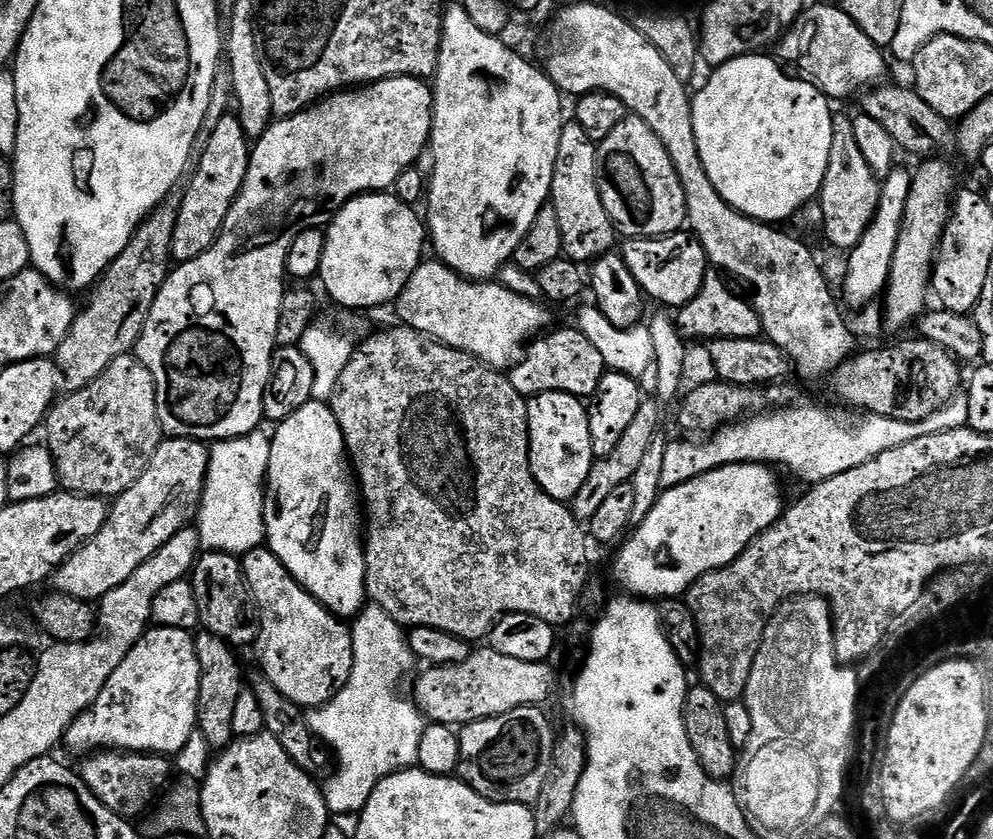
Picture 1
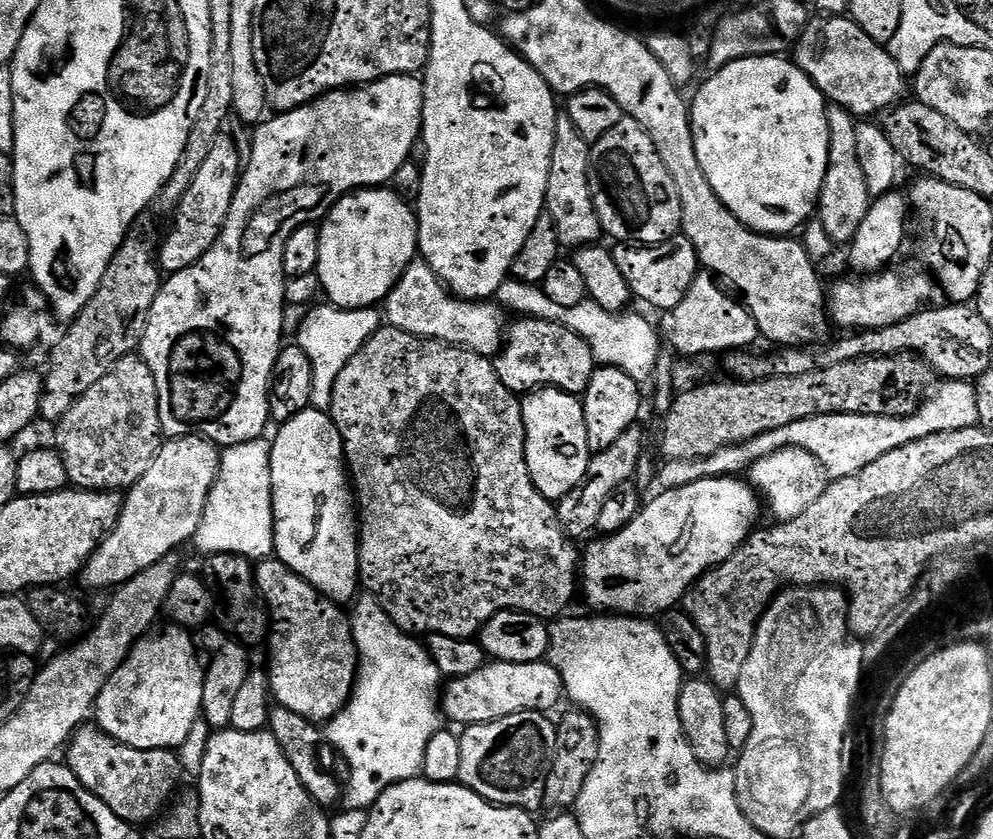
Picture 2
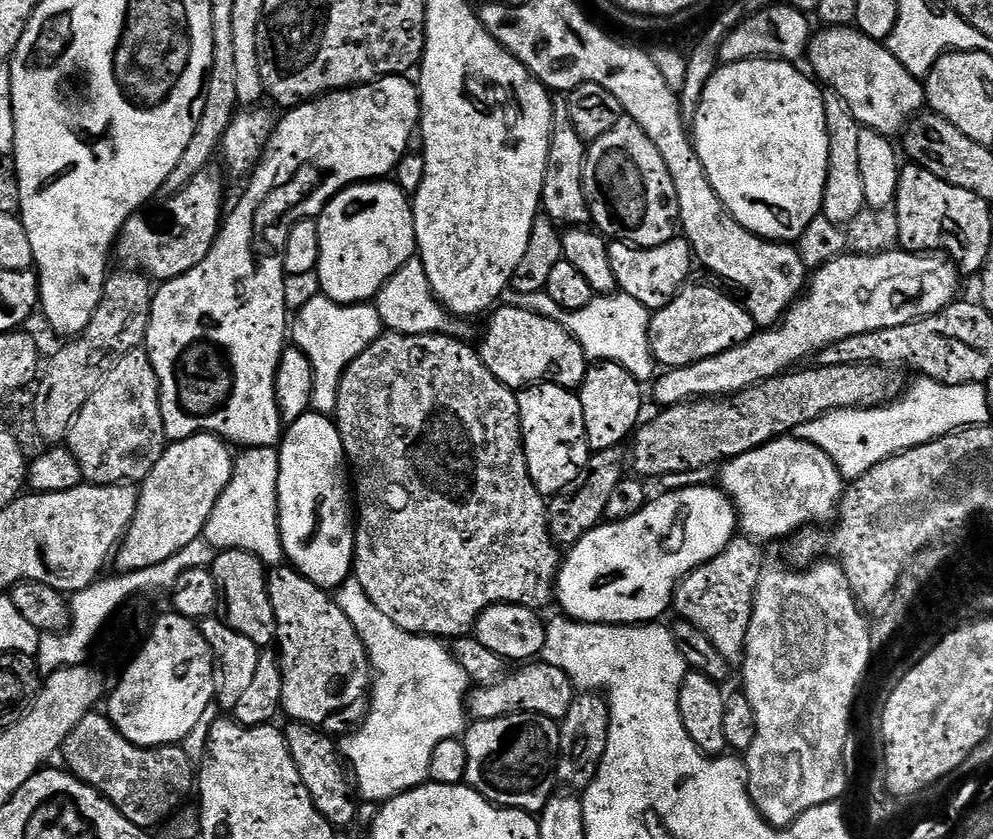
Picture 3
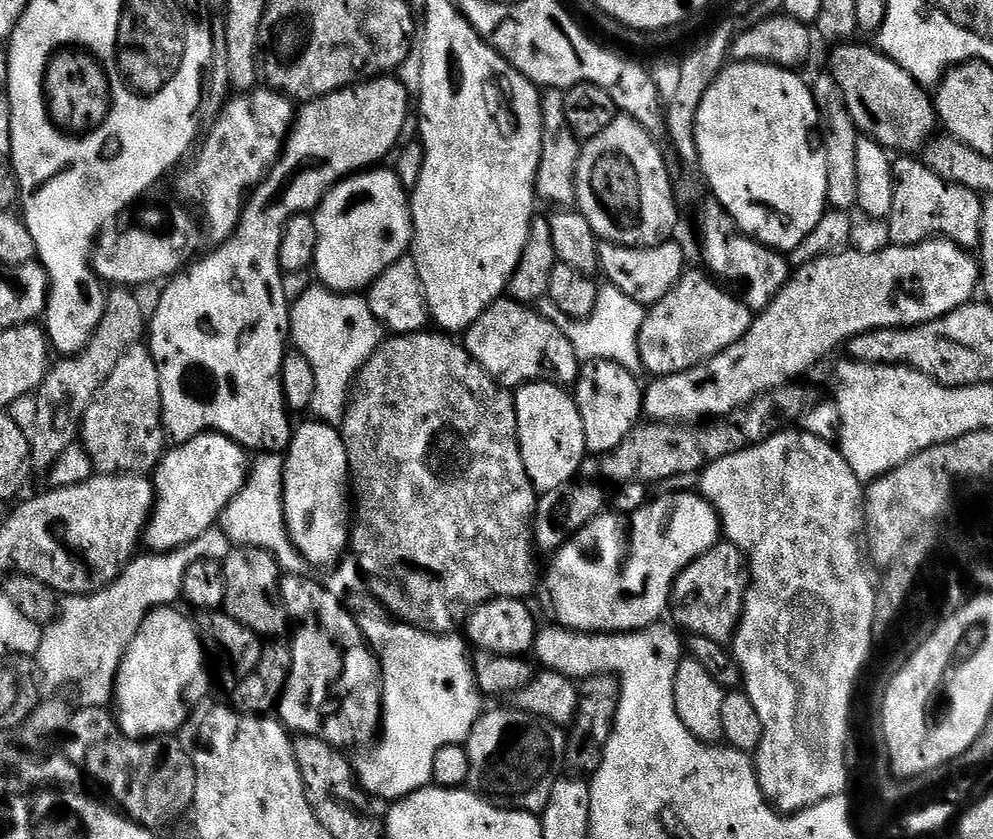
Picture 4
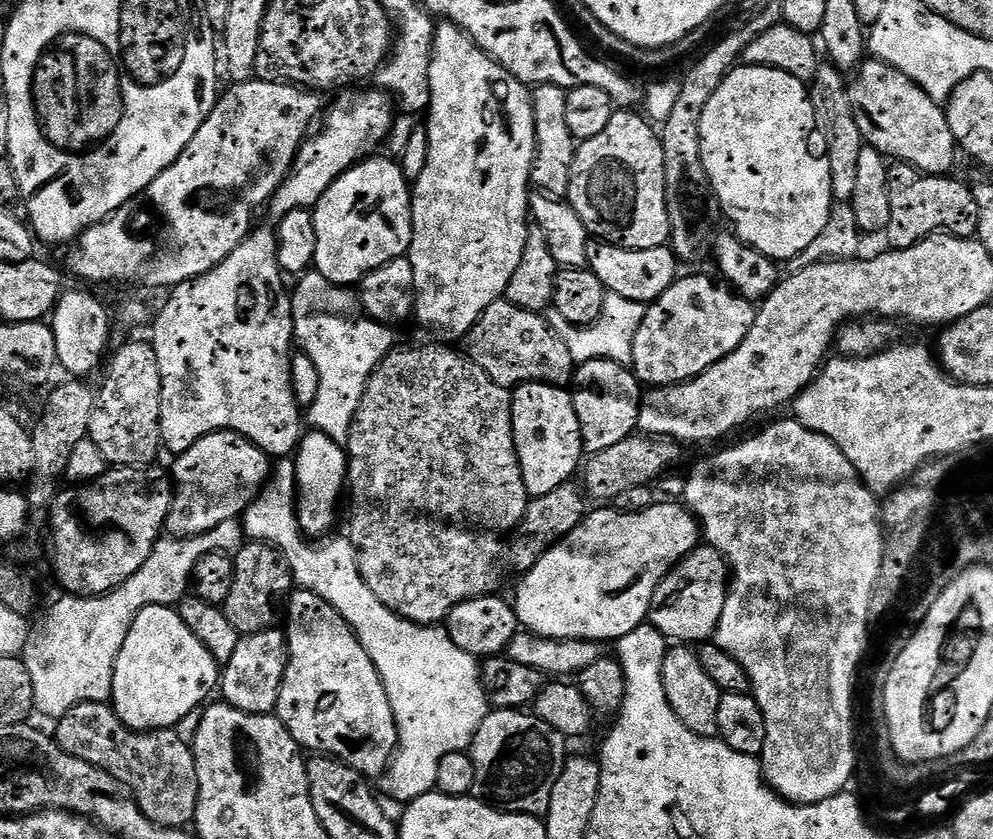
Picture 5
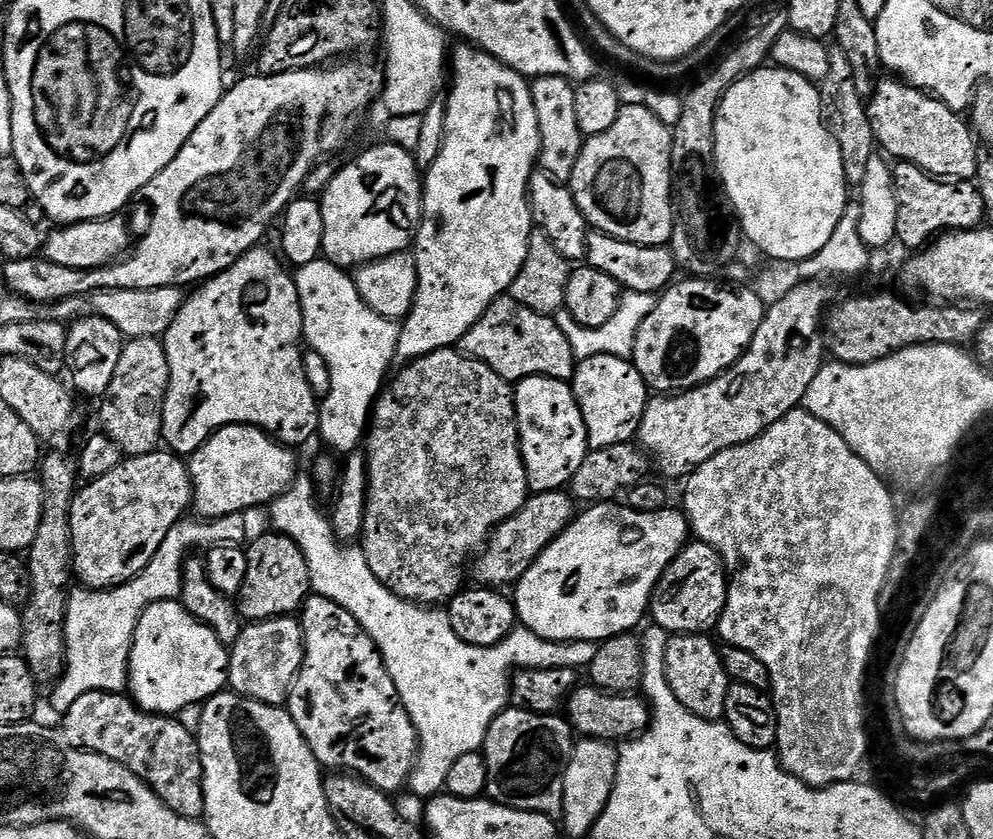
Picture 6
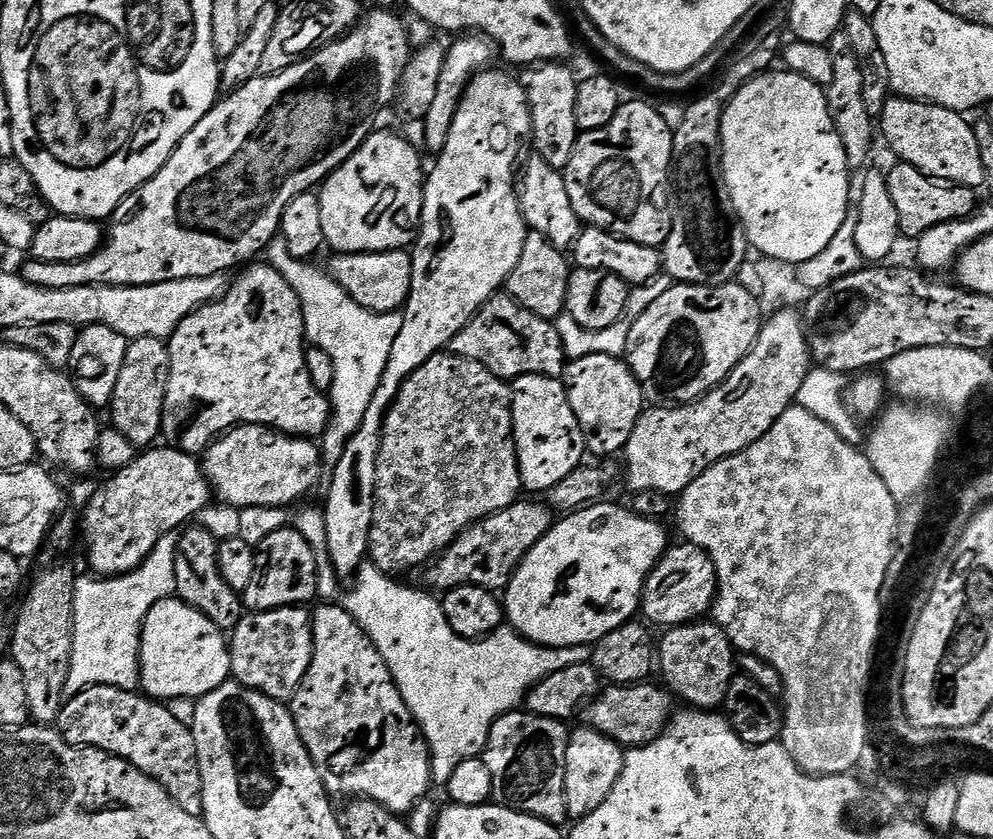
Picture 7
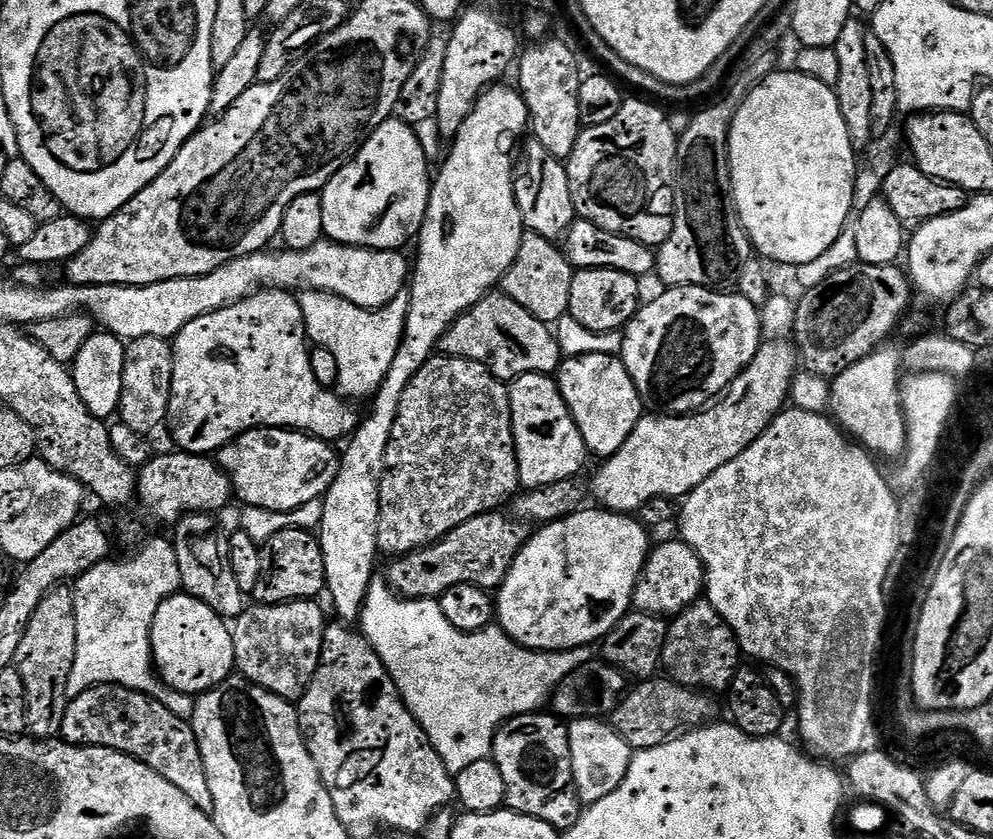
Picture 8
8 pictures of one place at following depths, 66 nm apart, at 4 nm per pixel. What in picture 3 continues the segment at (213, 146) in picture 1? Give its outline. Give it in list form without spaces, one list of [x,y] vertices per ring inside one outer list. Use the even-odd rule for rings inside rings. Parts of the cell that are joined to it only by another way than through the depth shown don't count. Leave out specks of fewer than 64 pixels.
[[[209,166],[203,168],[199,174],[197,174],[191,182],[189,182],[186,187],[183,188],[182,191],[177,196],[171,197],[170,204],[172,204],[172,221],[169,222],[168,225],[165,226],[164,232],[159,232],[156,228],[151,228],[150,225],[147,224],[146,221],[143,220],[143,215],[137,214],[135,216],[130,217],[127,222],[124,224],[124,229],[120,232],[120,235],[114,245],[114,256],[121,260],[123,267],[125,269],[135,269],[137,272],[144,273],[147,277],[151,278],[156,282],[163,282],[166,280],[173,280],[174,278],[178,278],[182,274],[186,274],[186,270],[194,270],[194,266],[198,266],[198,262],[202,262],[202,258],[206,258],[206,254],[210,254],[210,250],[214,246],[214,242],[218,238],[218,234],[220,233],[222,227],[222,221],[226,215],[226,204],[224,208],[224,176],[225,173],[221,171],[219,172],[216,169],[216,166]]]

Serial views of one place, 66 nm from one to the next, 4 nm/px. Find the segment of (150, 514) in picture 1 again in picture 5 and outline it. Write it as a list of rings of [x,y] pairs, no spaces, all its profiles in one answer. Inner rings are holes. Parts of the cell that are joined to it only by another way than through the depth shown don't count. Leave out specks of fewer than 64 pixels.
[[[211,432],[175,460],[176,465],[170,468],[174,495],[166,525],[169,537],[202,535],[227,519],[243,517],[270,477],[268,453],[237,432]]]

